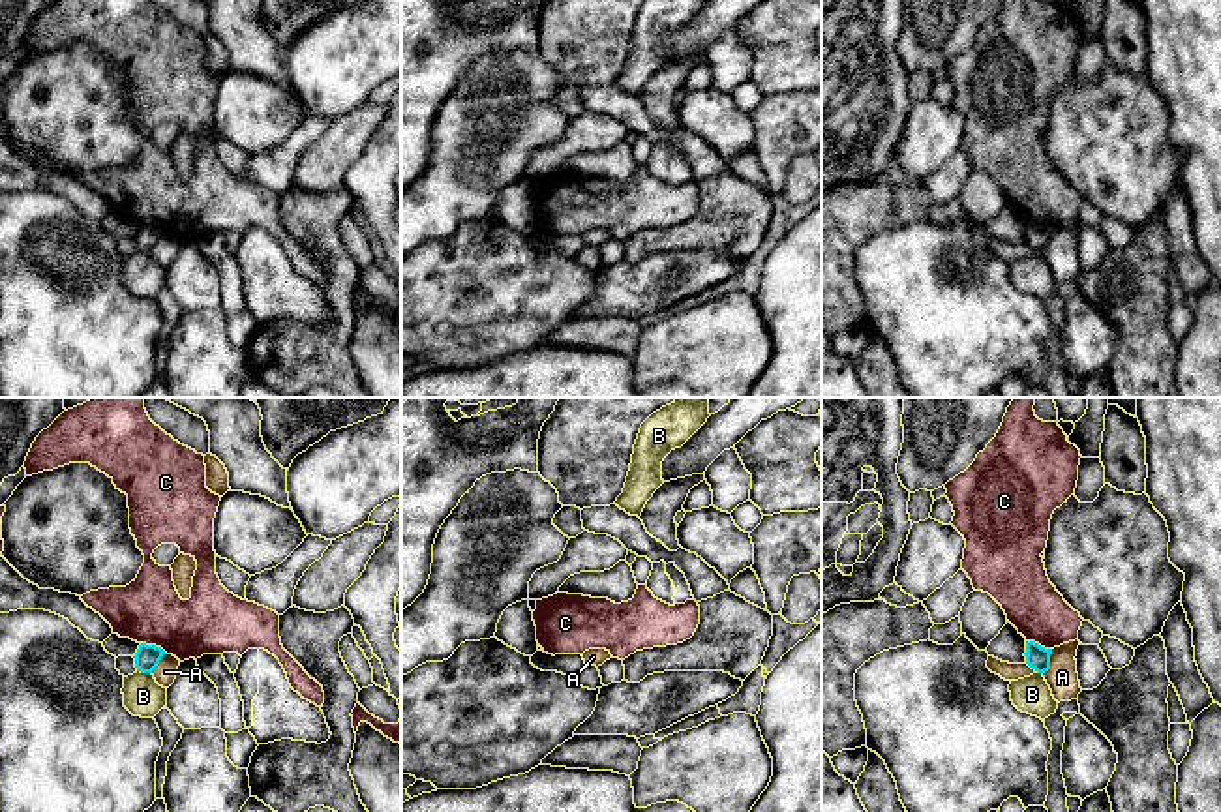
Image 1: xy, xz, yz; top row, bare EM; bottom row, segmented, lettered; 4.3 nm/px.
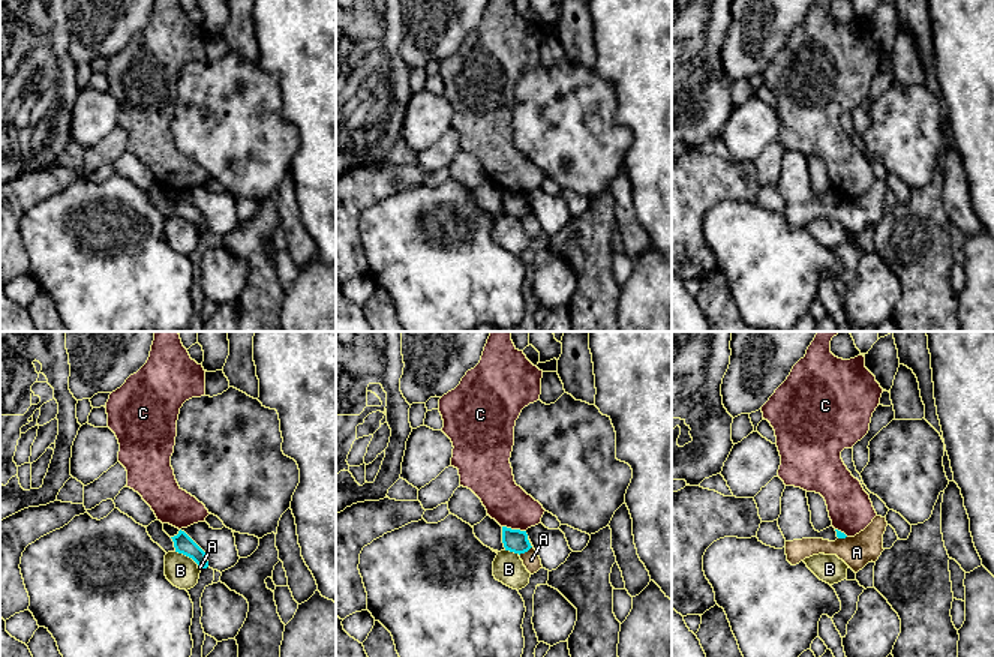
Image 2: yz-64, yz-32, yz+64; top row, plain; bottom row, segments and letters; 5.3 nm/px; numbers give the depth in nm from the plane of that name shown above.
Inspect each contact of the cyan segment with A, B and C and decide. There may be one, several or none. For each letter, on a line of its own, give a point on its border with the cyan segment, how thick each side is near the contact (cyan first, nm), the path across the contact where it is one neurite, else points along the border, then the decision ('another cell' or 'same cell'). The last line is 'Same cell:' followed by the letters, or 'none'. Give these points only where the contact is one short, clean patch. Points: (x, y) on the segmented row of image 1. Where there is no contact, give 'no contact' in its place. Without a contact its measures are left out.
A: yz (1049, 662) | 100/140 nm | along yz (1053, 649), (1049, 668), (1043, 674) | another cell
B: xy (145, 672) | 110/170 nm | another cell
C: xy (154, 646) | 110/280 nm | along xy (141, 642), (160, 646), (167, 653) | another cell
Same cell: none

